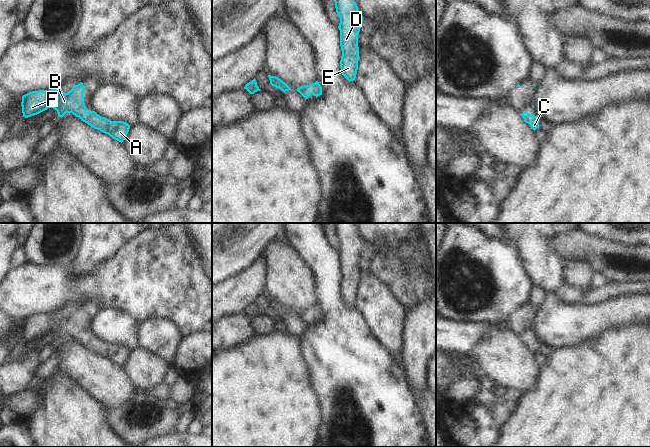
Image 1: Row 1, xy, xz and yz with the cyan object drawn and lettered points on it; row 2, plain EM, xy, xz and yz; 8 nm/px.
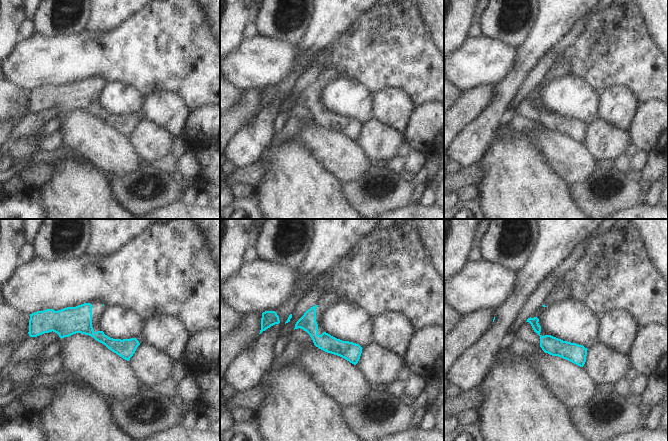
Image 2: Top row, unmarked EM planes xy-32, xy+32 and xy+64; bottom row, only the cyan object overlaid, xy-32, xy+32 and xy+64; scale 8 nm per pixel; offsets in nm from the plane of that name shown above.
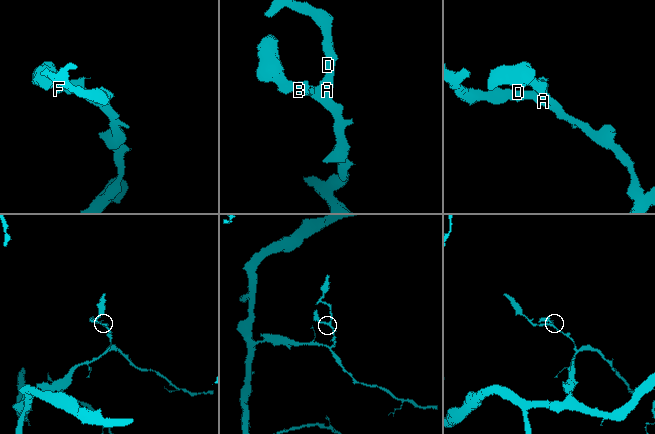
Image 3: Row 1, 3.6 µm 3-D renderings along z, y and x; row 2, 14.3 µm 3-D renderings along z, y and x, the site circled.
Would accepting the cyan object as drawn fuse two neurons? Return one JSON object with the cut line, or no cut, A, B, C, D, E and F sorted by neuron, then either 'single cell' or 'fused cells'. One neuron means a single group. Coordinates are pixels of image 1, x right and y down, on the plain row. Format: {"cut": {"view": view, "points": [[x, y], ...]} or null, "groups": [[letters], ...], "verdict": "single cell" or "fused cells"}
{"cut": null, "groups": [["A", "B", "C", "D", "E", "F"]], "verdict": "single cell"}

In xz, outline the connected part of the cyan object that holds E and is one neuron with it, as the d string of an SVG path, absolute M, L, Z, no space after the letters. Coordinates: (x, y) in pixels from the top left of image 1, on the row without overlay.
M334 223L336 236L340 242L340 270L342 280L340 292L348 305L354 305L358 294L359 271L358 258L363 240L354 223Z

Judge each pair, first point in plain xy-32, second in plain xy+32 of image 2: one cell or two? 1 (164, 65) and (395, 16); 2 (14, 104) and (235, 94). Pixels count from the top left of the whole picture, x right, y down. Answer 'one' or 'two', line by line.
1: one
2: one

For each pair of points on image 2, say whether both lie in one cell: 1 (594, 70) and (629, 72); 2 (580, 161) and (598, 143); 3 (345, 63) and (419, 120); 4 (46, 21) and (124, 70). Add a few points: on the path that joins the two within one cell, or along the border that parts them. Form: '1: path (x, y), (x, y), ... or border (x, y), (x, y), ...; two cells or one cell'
1: path (603, 70), (620, 70); one cell
2: border (583, 142), (595, 159); two cells
3: border (433, 101), (427, 101), (415, 106); two cells
4: border (84, 29), (69, 35), (44, 35); two cells

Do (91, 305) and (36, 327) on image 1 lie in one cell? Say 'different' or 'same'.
same

